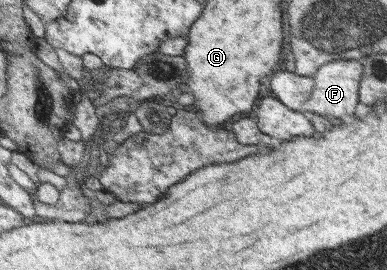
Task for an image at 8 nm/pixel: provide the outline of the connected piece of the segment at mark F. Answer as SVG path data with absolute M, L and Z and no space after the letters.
M357 59L332 60L320 66L316 73L312 74L313 89L300 110L321 117L335 119L350 119L353 117L354 107L358 104L358 87L362 76L362 63Z

